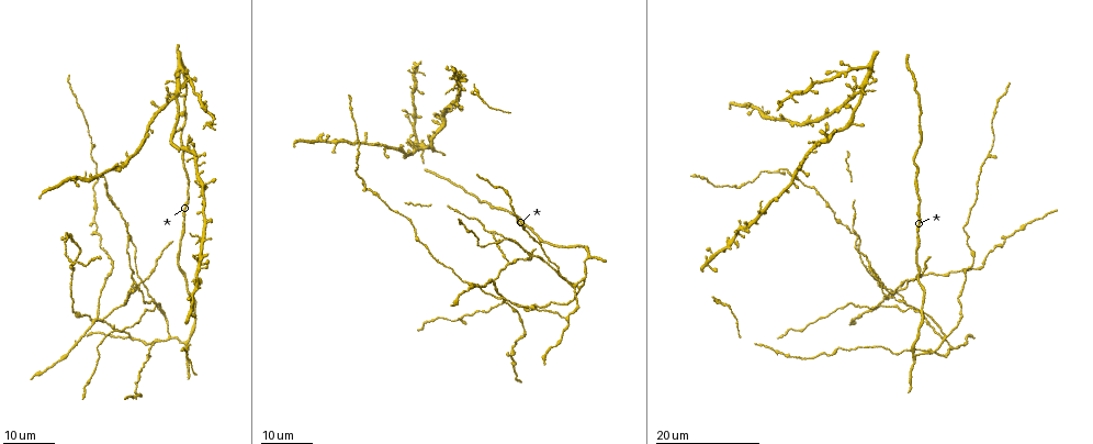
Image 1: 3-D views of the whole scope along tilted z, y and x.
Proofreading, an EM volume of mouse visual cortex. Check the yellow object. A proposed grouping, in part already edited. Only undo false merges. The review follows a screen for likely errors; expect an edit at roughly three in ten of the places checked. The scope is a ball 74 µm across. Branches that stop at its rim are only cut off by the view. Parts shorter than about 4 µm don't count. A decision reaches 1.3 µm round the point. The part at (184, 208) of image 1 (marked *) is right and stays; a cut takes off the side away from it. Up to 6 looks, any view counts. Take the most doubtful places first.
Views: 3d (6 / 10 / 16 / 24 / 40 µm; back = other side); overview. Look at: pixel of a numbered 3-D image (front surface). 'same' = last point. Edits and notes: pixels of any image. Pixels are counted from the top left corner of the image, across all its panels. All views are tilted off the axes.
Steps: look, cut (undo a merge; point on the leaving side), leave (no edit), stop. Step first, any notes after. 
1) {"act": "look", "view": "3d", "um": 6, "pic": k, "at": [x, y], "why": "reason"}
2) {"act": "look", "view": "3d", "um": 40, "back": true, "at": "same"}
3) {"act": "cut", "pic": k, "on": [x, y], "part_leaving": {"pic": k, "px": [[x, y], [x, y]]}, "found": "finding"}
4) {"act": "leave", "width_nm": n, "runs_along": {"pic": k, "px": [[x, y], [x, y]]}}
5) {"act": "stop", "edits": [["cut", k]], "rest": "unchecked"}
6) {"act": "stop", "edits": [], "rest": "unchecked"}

{"act": "look", "view": "3d", "um": 24, "pic": 1, "at": [910, 308], "why": "a fork"}

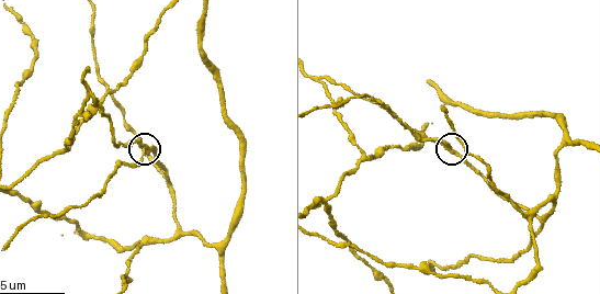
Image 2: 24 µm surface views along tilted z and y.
{"act": "look", "view": "3d", "um": 10, "pic": 2, "at": [452, 149]}

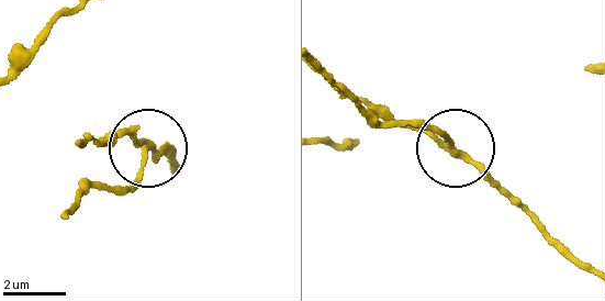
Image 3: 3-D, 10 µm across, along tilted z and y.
{"act": "look", "view": "3d", "um": 6, "pic": 3, "at": [448, 150]}

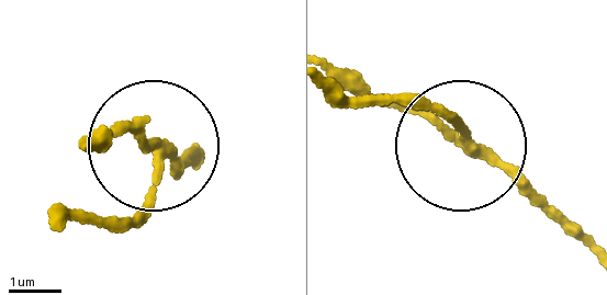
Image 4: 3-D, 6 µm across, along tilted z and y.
{"act": "leave", "arms": 3, "runs_along": {"pic": 4, "px": [[596, 250], [417, 104]]}, "found": "one neuron here"}

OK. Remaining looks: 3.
{"act": "look", "view": "3d", "um": 6, "pic": 2, "at": [541, 222], "why": "a fork"}

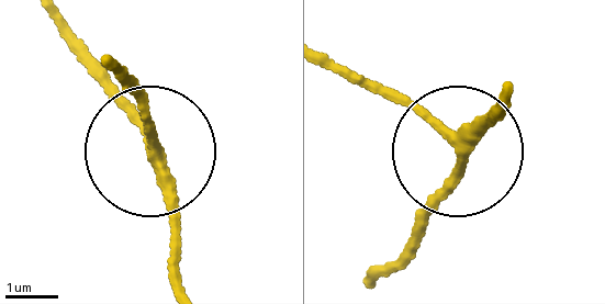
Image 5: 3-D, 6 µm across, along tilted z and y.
{"act": "look", "view": "3d", "um": 6, "back": true, "pic": 5, "at": [459, 147]}

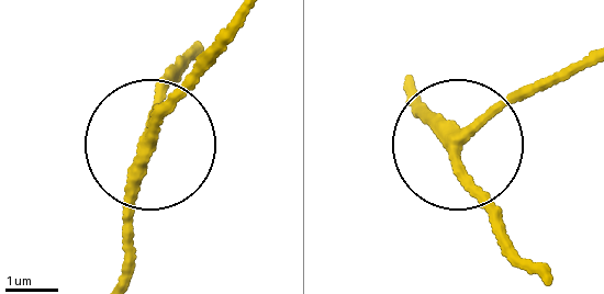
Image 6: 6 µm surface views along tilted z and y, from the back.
{"act": "leave", "side_arm_um": 61, "arms": 3, "found": "all the same neuron"}

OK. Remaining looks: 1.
{"act": "look", "view": "3d", "um": 6, "pic": 2, "at": [82, 232]}

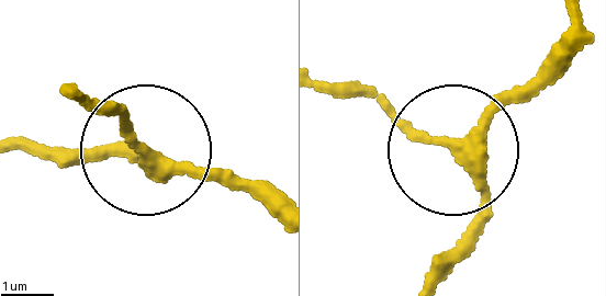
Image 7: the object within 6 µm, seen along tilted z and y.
{"act": "leave", "arms": 3, "runs_along": {"pic": 7, "px": [[573, 26], [562, 54], [457, 147], [480, 208], [466, 247]]}, "found": "one neuron here"}

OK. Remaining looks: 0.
{"act": "stop", "edits": [], "rest": "unchecked"}

